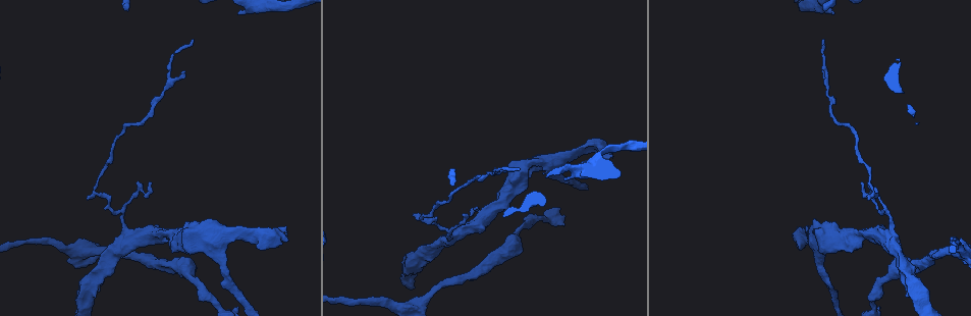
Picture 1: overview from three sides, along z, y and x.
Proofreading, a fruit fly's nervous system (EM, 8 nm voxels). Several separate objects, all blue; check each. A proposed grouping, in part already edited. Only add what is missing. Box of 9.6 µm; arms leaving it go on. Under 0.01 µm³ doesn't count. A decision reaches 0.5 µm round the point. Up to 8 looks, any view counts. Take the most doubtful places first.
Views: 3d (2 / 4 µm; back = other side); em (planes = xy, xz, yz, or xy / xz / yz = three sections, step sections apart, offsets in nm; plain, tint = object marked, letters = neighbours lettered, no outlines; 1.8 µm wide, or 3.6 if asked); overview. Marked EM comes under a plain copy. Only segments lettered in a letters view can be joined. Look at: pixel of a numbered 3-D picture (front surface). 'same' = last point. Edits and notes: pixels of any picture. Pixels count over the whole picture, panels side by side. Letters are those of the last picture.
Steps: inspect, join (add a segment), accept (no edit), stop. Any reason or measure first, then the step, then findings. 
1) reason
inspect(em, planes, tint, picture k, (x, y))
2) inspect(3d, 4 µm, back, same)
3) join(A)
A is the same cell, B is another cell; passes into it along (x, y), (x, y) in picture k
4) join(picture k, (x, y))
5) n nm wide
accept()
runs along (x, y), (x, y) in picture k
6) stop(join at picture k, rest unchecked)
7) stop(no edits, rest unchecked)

inspect(em, planes, tint, picture 1, (95, 251))

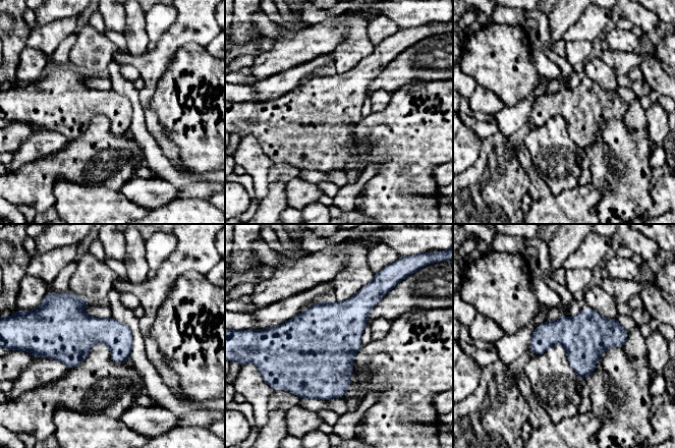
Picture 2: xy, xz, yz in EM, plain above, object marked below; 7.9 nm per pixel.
see the neighbours
inspect(em, planes, letters, same)

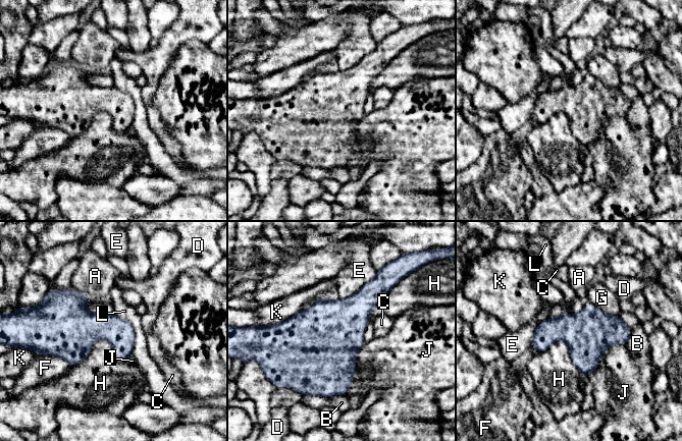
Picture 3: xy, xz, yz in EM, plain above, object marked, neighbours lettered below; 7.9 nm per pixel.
220 nm wide
accept()
A, B, C, D, E, F, G, H, J, K and L are other cells; border along (129, 356), (98, 339), (70, 366) in picture 3; none of them fits

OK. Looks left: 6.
stops while still wide
inspect(em, planes, letters, picture 1, (565, 178))

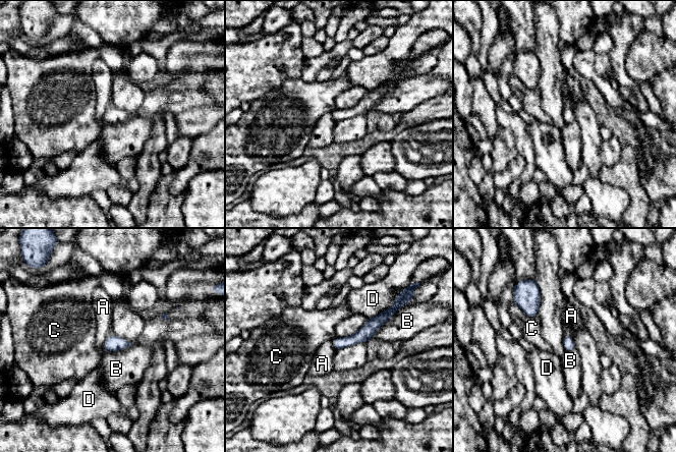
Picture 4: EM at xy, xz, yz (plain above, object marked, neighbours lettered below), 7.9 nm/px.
accept()
A, B, C and D are other cells; runs along (391, 311), (362, 335), (335, 344) in picture 4; none of them fits

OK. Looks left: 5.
calibre changes
inspect(em, 3.6 µm, yz, step 16, letters, picture 1, (165, 234))

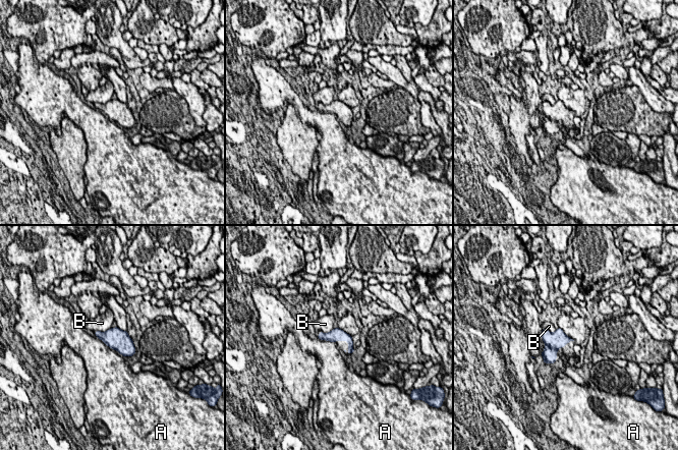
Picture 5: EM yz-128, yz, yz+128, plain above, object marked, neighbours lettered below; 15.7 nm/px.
accept()
A and B are other cells; border along (319, 338), (330, 340), (334, 343) in picture 5; none of them fits

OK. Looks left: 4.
stop(no edits, rest unchecked)

